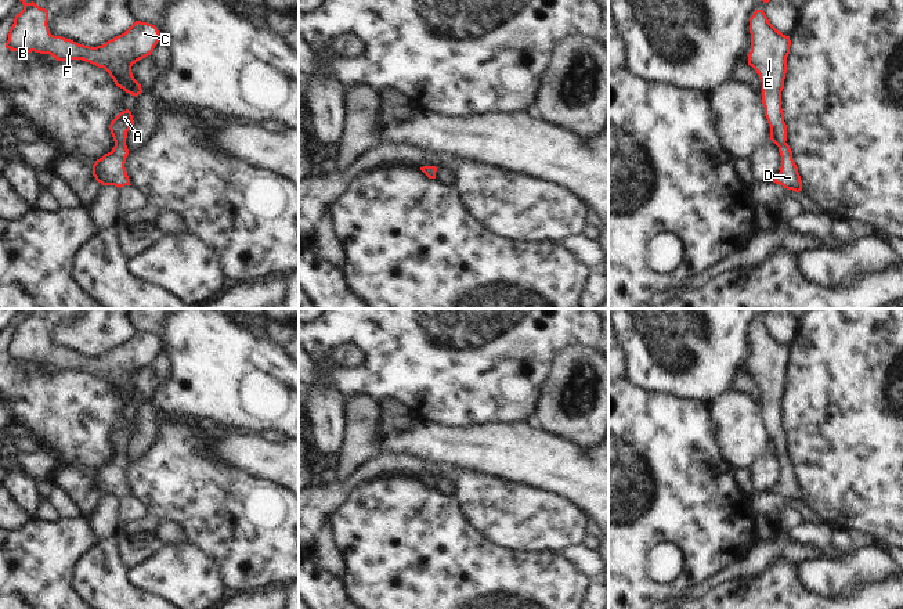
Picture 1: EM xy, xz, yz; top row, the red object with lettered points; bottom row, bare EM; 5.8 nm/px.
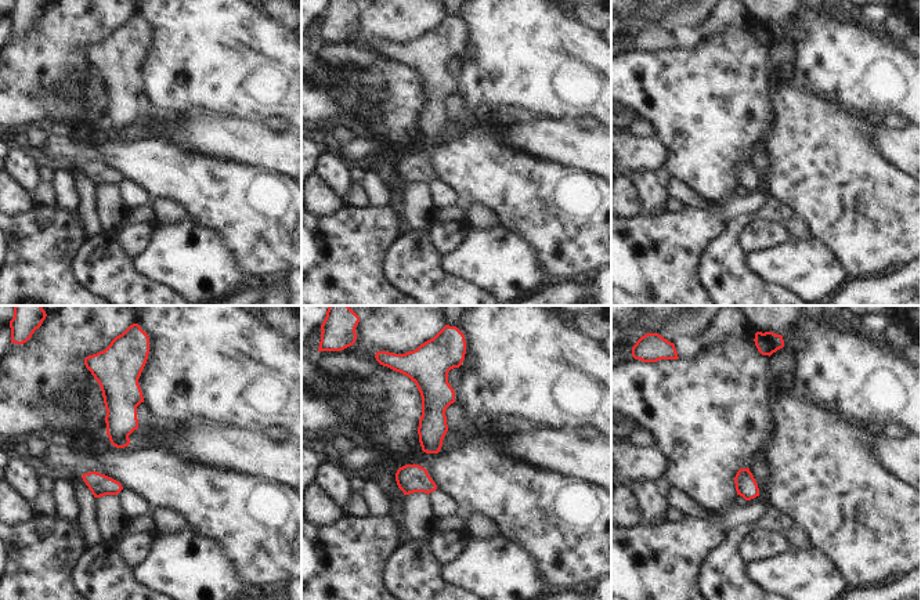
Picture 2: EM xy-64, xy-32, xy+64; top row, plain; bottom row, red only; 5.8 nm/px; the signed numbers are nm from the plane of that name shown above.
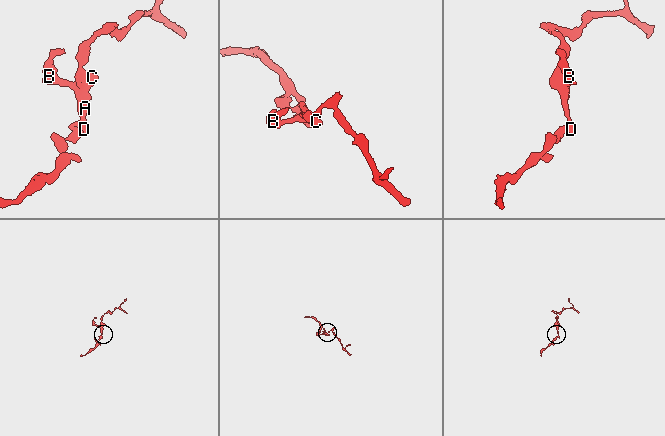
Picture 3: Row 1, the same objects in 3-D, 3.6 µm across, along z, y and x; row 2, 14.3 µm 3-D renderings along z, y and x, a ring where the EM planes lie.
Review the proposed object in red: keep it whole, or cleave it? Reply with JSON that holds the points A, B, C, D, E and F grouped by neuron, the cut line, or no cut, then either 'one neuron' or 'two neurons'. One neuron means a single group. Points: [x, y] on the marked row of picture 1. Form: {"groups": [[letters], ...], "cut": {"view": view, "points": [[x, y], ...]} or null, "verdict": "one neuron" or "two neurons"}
{"groups": [["A", "B", "C", "D", "E", "F"]], "cut": null, "verdict": "one neuron"}

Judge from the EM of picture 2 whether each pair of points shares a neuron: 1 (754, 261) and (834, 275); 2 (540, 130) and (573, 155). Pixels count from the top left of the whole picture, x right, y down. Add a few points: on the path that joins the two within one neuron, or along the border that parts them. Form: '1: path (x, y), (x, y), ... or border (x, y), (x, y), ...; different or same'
1: path (773, 264), (797, 264), (806, 267), (815, 275); same
2: path (548, 138), (564, 147); same

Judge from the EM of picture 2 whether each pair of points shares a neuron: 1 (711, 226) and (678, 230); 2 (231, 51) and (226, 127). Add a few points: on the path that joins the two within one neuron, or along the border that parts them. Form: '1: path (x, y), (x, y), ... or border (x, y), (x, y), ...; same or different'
1: path (703, 227), (686, 230); same
2: border (203, 112), (259, 122); different

